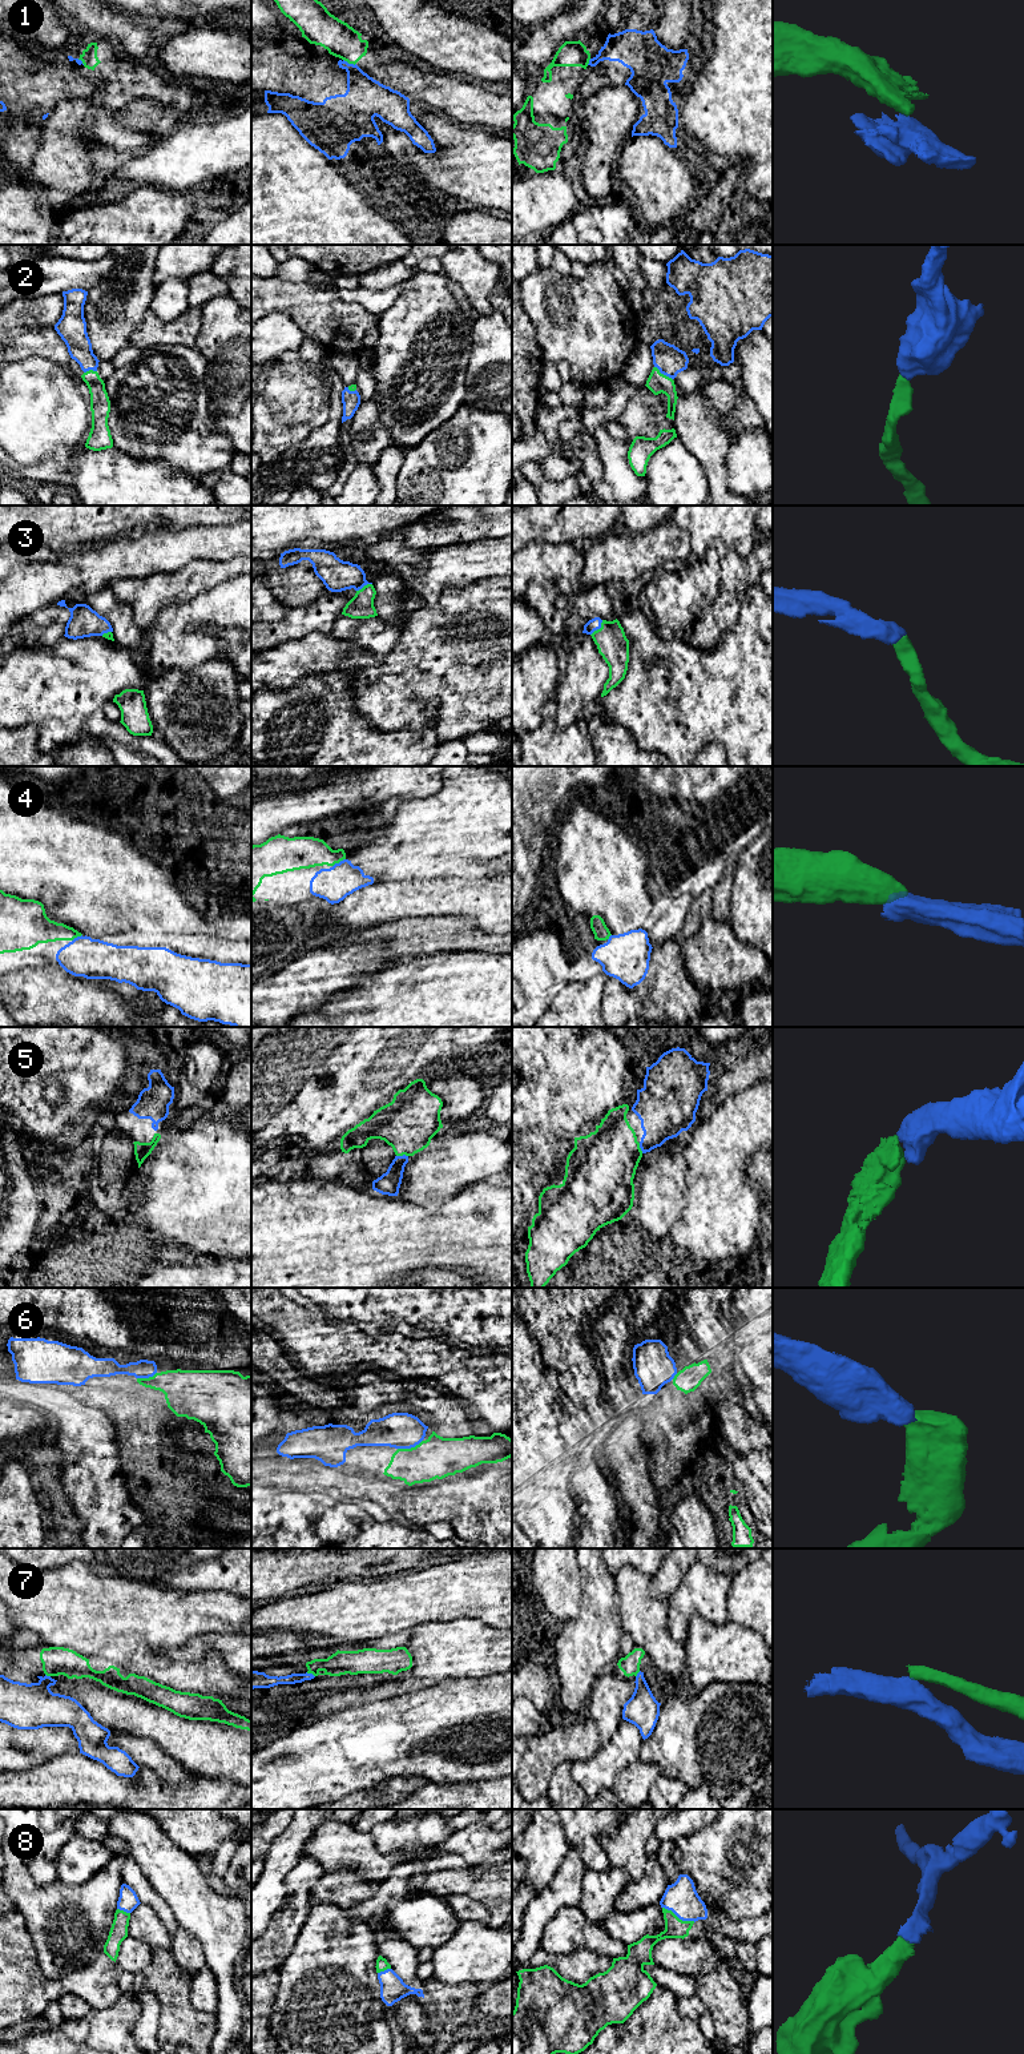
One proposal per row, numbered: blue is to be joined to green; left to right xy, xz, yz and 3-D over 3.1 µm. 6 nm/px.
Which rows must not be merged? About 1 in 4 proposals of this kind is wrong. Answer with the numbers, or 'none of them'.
1, 7

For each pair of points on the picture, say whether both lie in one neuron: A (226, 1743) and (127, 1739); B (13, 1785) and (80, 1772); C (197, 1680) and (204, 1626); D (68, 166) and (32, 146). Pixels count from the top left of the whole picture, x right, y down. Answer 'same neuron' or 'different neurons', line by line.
A: different neurons
B: same neuron
C: same neuron
D: different neurons

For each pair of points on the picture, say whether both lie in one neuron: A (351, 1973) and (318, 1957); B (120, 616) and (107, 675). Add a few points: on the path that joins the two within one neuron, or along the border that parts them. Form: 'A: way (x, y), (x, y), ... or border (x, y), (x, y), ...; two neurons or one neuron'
A: way (343, 1973), (334, 1973), (326, 1965); one neuron
B: border (115, 640), (129, 648), (136, 655), (137, 661); two neurons

